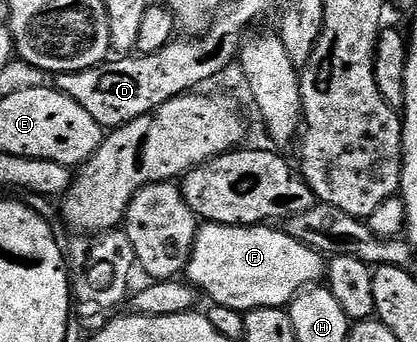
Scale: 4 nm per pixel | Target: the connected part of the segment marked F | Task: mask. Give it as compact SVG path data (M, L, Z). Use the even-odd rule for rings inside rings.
M205 222L196 235L192 255L186 268L187 282L197 291L212 298L211 302L243 313L259 307L287 308L301 291L319 284L326 275L326 259L301 239L295 239L287 230L275 231L272 225L254 227L227 227L221 223Z

